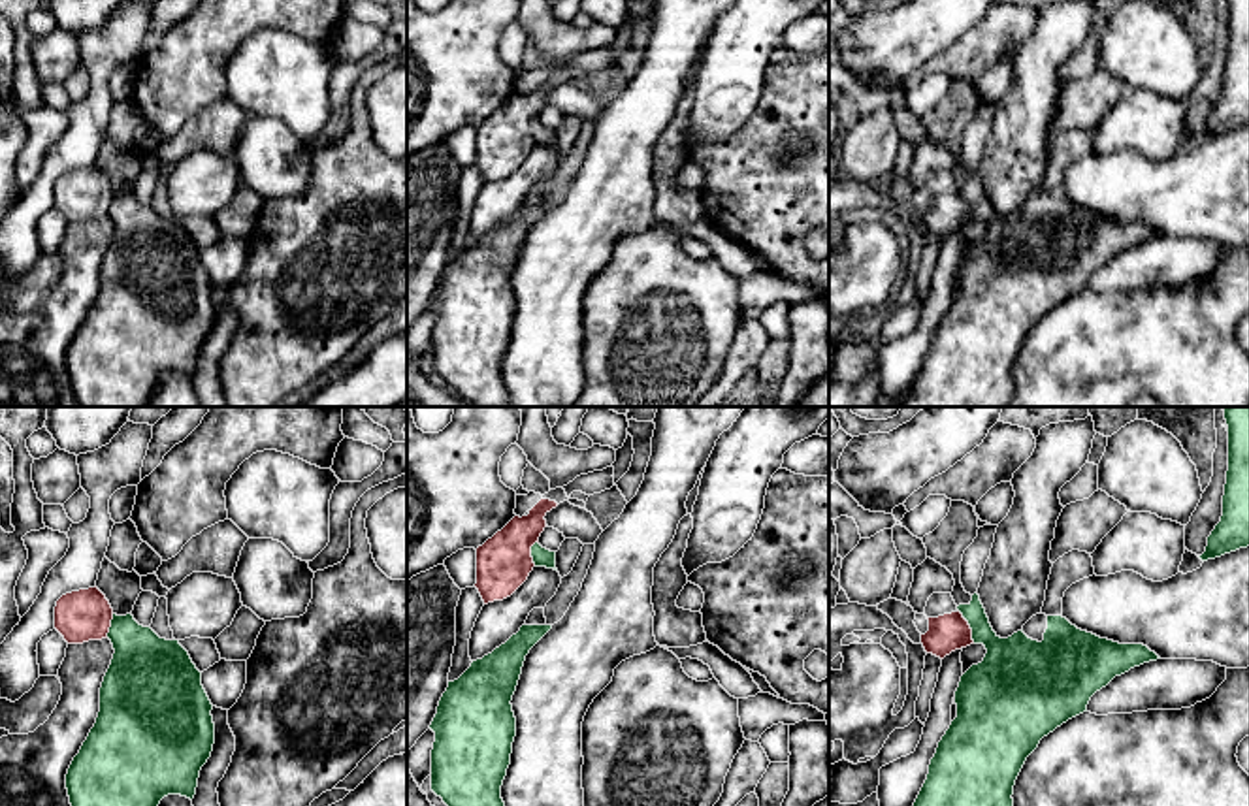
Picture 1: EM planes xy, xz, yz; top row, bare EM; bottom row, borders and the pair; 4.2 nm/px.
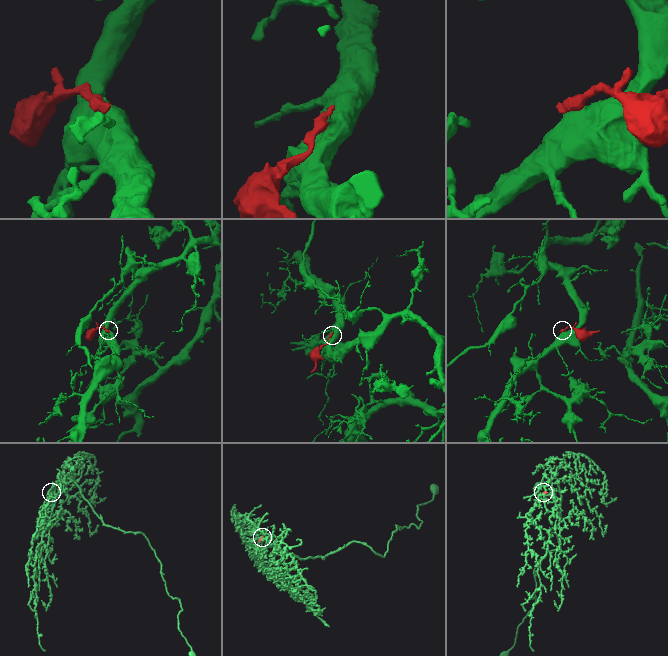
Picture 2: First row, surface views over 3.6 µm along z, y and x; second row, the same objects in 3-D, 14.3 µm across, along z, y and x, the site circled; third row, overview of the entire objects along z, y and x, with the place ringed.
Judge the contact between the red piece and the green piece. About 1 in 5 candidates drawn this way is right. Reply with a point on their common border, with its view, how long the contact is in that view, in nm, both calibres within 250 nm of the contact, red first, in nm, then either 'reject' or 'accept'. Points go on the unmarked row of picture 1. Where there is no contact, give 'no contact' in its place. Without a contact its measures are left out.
meets red in yz at (969, 204); contact 170 nm long; 160 nm thick on the red side, 240 nm on the other; reject

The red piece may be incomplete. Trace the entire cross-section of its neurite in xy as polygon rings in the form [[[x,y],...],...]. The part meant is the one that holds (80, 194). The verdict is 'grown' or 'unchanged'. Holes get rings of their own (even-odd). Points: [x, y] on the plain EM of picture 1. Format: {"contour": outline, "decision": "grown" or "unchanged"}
{"contour": [[[94,164],[62,173],[55,185],[55,207],[68,222],[107,217],[113,186]]], "decision": "unchanged"}

